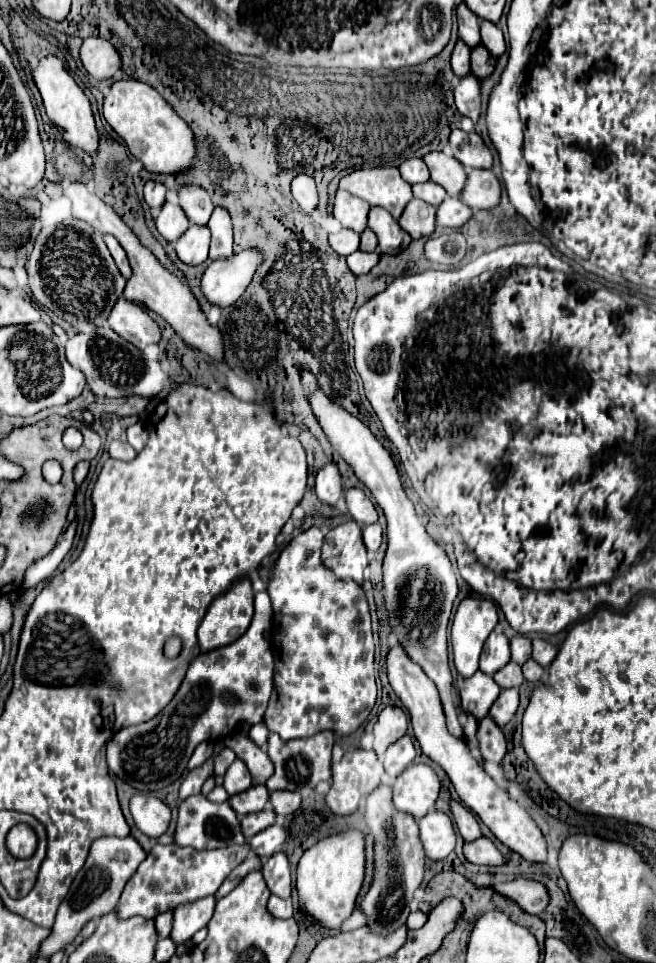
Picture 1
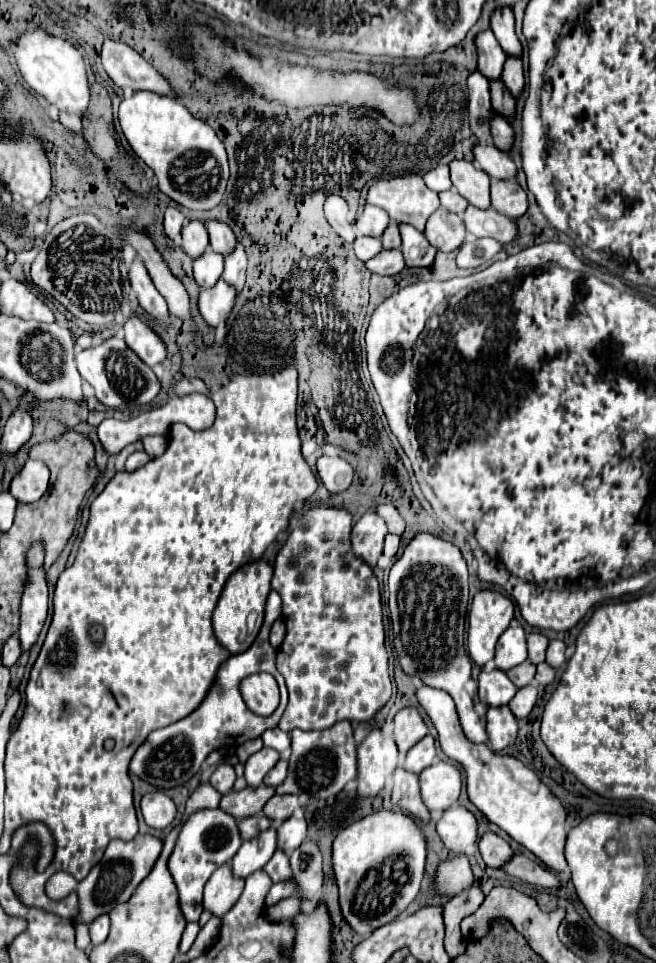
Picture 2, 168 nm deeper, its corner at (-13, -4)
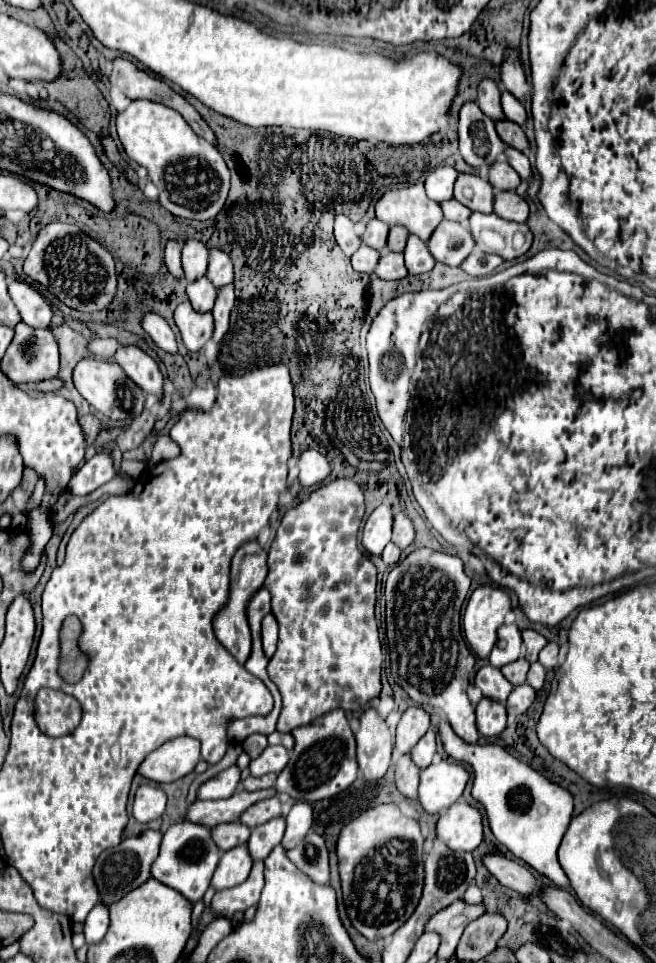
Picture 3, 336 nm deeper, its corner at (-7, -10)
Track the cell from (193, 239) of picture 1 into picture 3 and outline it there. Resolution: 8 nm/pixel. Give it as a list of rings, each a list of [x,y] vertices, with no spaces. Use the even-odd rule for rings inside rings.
[[[208,277],[196,279],[196,283],[188,283],[186,293],[196,311],[210,311],[214,307],[216,287],[212,287],[212,281]]]

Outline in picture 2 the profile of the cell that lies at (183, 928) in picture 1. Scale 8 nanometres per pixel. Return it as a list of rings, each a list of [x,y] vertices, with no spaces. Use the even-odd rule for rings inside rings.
[[[226,863],[216,869],[204,889],[204,907],[210,909],[216,917],[222,917],[244,889],[244,879],[234,877],[230,871],[232,863]]]

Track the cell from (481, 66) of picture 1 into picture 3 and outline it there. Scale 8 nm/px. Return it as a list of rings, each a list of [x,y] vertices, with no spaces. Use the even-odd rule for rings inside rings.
[[[500,119],[500,123],[496,123],[496,131],[498,131],[500,139],[506,145],[510,145],[510,147],[514,147],[518,151],[528,149],[528,139],[526,139],[522,127],[516,125],[516,123],[512,123],[510,119]]]

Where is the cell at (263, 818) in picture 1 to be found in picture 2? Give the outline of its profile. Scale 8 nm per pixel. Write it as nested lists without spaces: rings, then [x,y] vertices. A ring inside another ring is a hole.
[[[246,817],[242,821],[238,821],[238,831],[240,831],[240,837],[242,841],[248,841],[250,837],[256,837],[262,829],[268,829],[272,825],[272,821],[268,817]]]

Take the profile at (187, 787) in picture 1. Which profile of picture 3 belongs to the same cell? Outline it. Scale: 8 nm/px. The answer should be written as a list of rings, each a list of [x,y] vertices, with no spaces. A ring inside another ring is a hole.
[[[232,765],[222,773],[218,773],[216,777],[212,777],[210,781],[206,781],[198,789],[198,799],[228,799],[236,791],[238,781],[240,781],[240,769]]]

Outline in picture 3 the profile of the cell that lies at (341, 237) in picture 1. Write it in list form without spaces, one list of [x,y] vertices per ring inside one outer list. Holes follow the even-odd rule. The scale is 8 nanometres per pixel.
[[[362,245],[354,255],[352,255],[352,267],[360,273],[372,273],[376,263],[380,259],[378,251],[372,251],[372,247]]]

